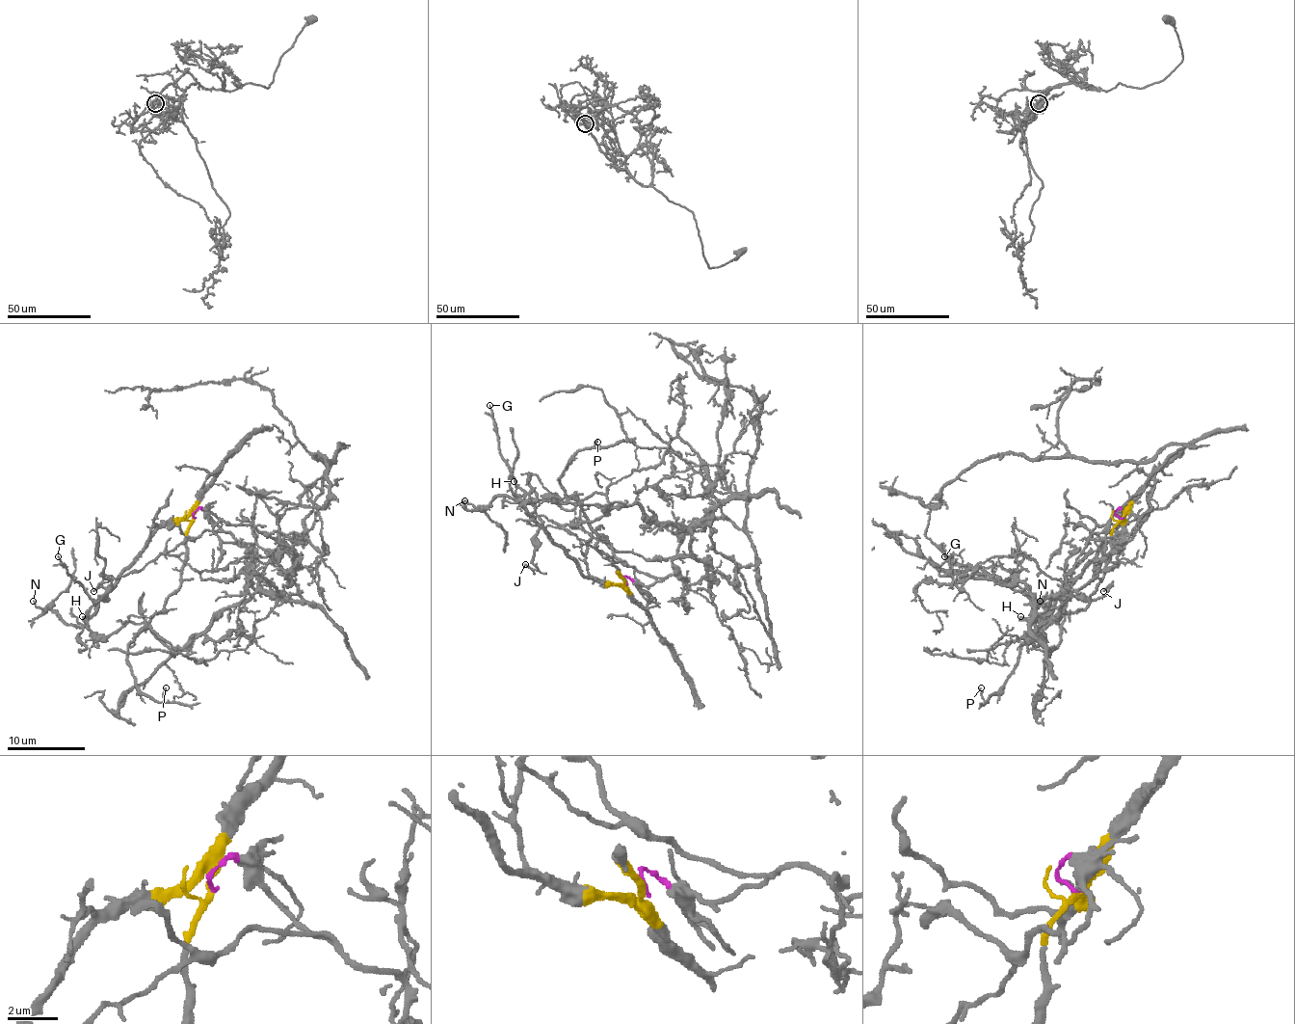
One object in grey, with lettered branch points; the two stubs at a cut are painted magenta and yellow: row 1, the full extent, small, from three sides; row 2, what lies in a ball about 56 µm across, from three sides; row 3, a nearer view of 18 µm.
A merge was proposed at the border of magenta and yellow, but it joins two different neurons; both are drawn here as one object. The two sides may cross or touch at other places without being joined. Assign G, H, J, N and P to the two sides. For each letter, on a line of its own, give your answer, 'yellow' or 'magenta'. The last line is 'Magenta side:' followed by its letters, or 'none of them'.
G: yellow
H: yellow
J: yellow
N: yellow
P: yellow
Magenta side: none of them

